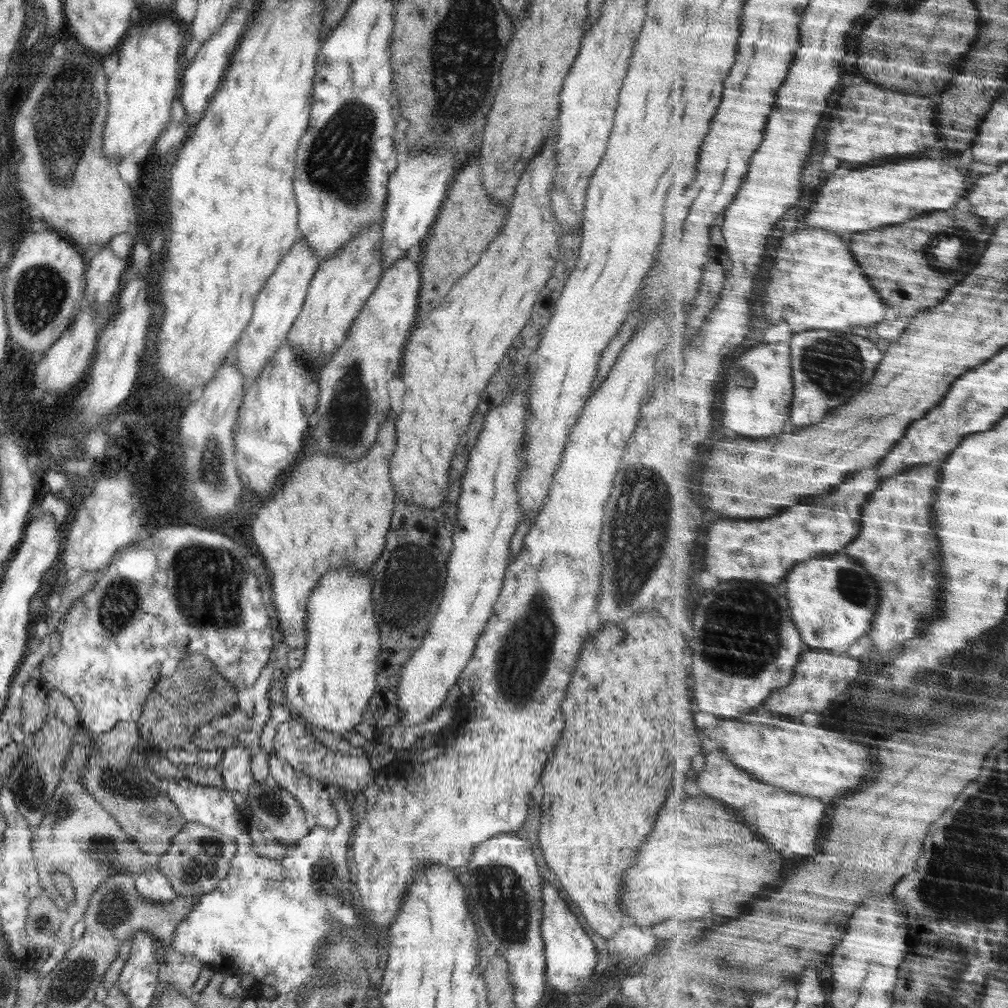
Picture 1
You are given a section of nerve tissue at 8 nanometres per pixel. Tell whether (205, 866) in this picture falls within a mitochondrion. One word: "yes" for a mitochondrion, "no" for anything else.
yes

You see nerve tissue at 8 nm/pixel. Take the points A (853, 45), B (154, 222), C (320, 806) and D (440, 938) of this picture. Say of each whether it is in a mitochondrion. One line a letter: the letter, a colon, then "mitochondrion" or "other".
A: other
B: other
C: other
D: other

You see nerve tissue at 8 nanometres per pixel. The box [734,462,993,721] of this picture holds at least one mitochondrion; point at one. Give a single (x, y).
(853, 584)

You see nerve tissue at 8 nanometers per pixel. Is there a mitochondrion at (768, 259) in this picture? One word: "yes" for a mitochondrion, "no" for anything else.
no

